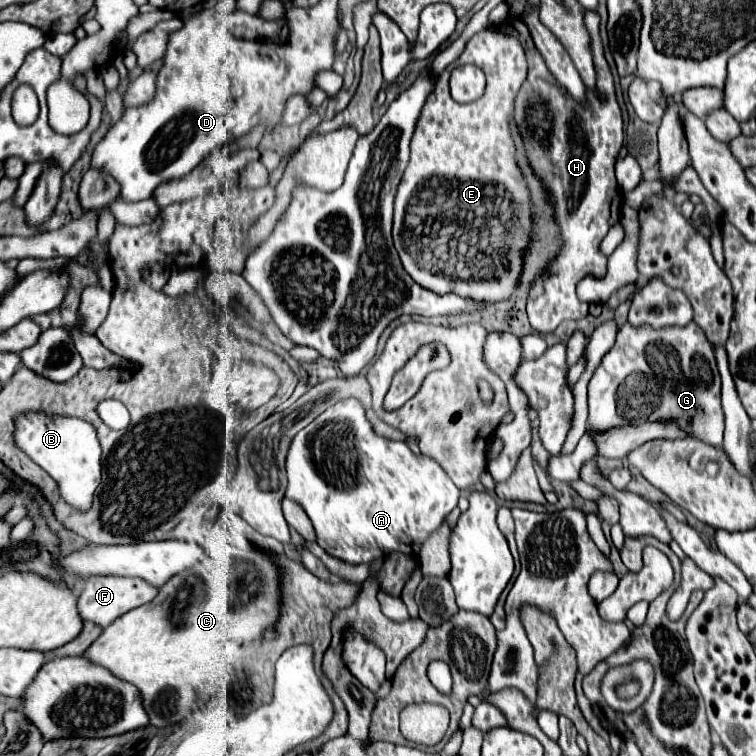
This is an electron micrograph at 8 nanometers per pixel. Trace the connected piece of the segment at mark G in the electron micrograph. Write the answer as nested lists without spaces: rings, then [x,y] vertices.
[[[696,322],[686,326],[664,326],[658,330],[650,324],[622,324],[616,344],[602,358],[588,382],[586,432],[570,456],[550,458],[550,476],[562,482],[578,480],[582,464],[598,456],[594,434],[656,420],[670,420],[710,446],[722,444],[724,414],[720,406],[720,374],[712,344]]]

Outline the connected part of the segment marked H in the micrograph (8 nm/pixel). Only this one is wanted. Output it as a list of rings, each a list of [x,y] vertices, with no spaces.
[[[586,12],[586,28],[594,42],[594,64],[598,70],[598,90],[604,92],[606,100],[598,100],[590,92],[590,104],[586,108],[572,102],[572,98],[554,82],[546,70],[542,56],[532,46],[530,32],[522,32],[520,20],[510,24],[510,32],[522,38],[528,56],[528,80],[516,98],[516,122],[524,134],[524,144],[538,176],[554,196],[556,216],[564,238],[564,248],[550,268],[550,278],[538,280],[528,296],[528,318],[530,320],[554,320],[558,326],[562,320],[580,320],[588,314],[588,304],[576,298],[576,282],[584,276],[604,278],[606,256],[600,252],[600,242],[608,230],[620,222],[622,192],[614,176],[614,162],[624,142],[624,120],[616,100],[614,78],[604,58],[600,40],[600,16]]]

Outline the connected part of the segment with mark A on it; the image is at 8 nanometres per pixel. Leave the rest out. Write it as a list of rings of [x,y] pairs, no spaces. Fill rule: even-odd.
[[[344,398],[330,406],[294,436],[286,458],[286,470],[286,496],[306,510],[314,524],[318,544],[328,554],[350,564],[372,562],[390,552],[418,556],[422,542],[440,528],[446,516],[458,506],[460,496],[454,482],[432,458],[414,456],[404,442],[376,436],[356,398]]]

